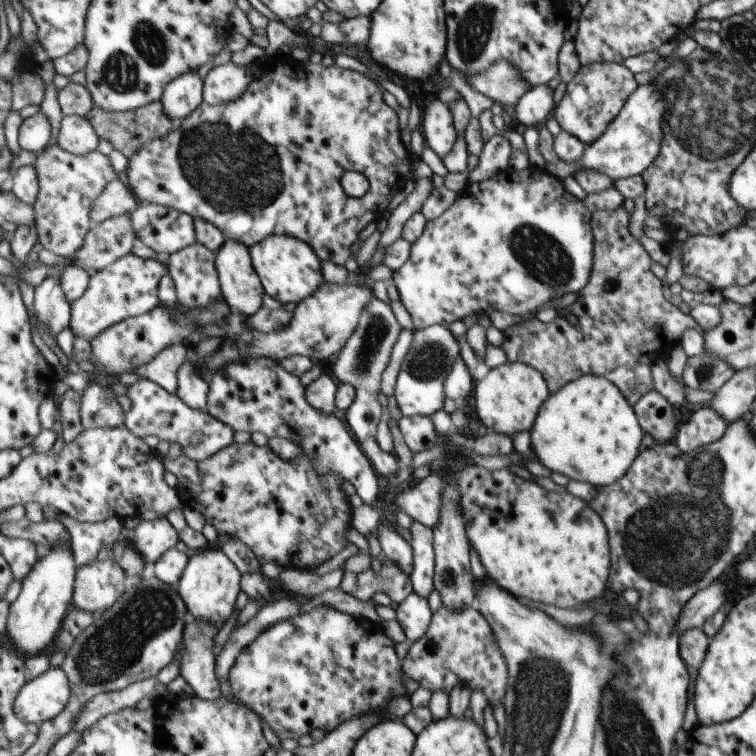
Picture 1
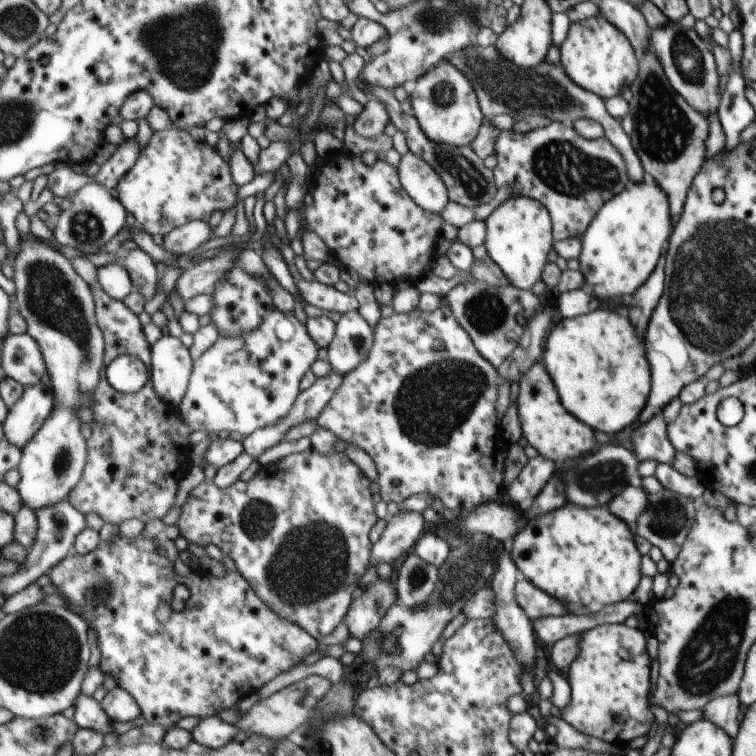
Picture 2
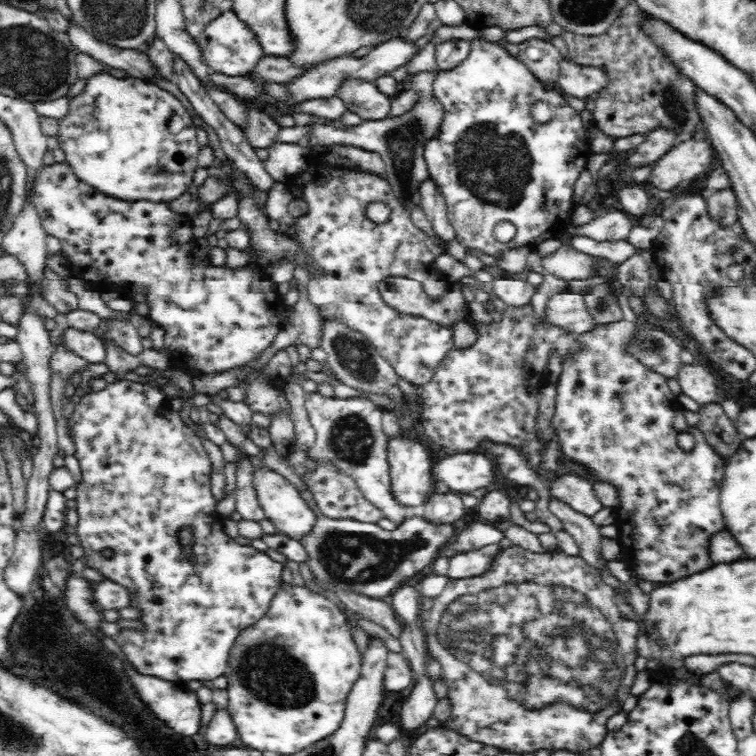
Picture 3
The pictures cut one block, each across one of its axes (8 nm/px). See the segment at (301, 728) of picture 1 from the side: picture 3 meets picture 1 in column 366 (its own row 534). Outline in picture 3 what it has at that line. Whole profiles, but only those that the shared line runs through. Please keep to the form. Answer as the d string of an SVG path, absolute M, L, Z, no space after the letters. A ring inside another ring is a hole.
M622 319L618 322L610 324L596 324L592 330L577 334L578 351L577 353L566 354L566 360L562 362L562 370L558 382L555 383L555 413L552 419L553 427L557 433L557 440L562 445L563 456L568 456L570 460L586 466L588 470L594 472L594 476L602 482L609 482L616 486L619 490L619 506L616 508L617 521L614 523L621 534L619 542L622 548L622 558L625 560L628 569L630 569L639 581L642 582L662 582L662 584L670 584L672 582L682 580L704 570L710 569L709 542L713 534L725 530L724 517L720 510L720 485L723 479L723 470L726 462L720 457L716 450L706 442L702 431L699 427L690 426L684 418L684 409L678 401L678 395L674 395L668 388L668 379L662 374L654 372L648 366L640 363L637 358L626 352L626 346L630 344L630 340L634 338L636 330L636 322L626 321ZM687 432L694 438L694 447L686 451L678 445L678 435Z

